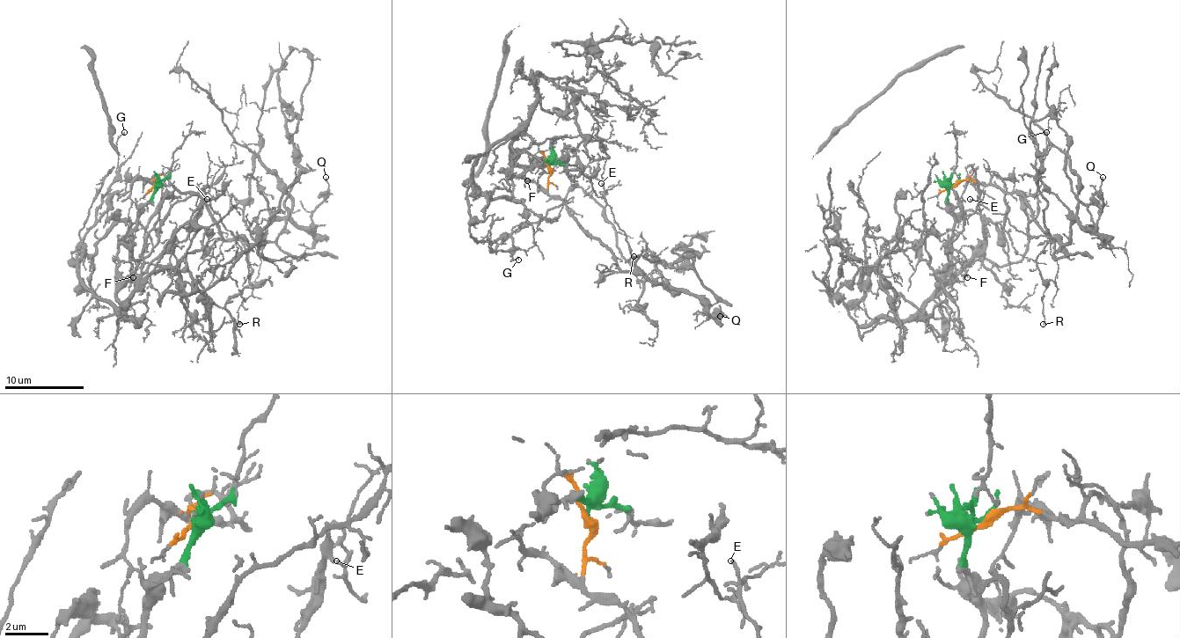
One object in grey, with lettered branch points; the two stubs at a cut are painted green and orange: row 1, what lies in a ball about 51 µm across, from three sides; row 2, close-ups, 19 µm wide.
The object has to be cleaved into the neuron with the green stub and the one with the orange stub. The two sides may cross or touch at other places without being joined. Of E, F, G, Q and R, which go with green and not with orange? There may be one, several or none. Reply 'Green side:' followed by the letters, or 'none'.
Green side: F, G

